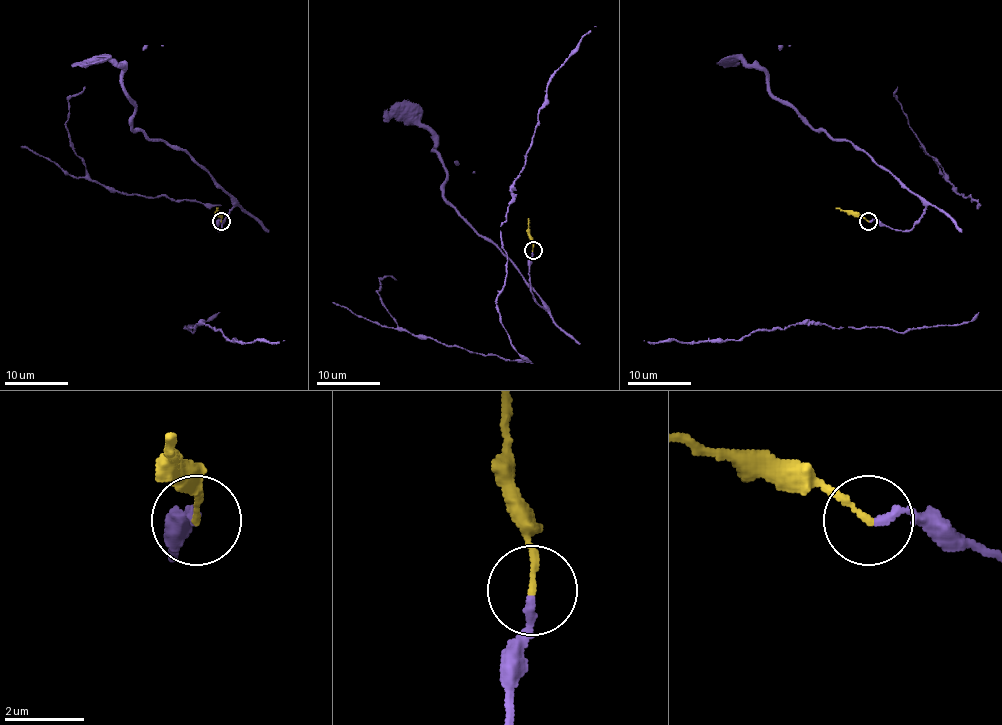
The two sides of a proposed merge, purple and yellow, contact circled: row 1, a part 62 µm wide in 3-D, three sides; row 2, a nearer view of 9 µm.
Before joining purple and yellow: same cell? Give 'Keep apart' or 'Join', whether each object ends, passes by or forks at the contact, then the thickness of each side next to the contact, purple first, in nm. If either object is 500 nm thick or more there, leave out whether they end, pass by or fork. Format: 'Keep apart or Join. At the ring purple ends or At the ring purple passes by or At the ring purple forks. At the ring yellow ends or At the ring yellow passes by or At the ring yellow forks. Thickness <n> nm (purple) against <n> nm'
Join. At the ring purple ends. At the ring yellow ends. Thickness 190 nm (purple) against 140 nm

